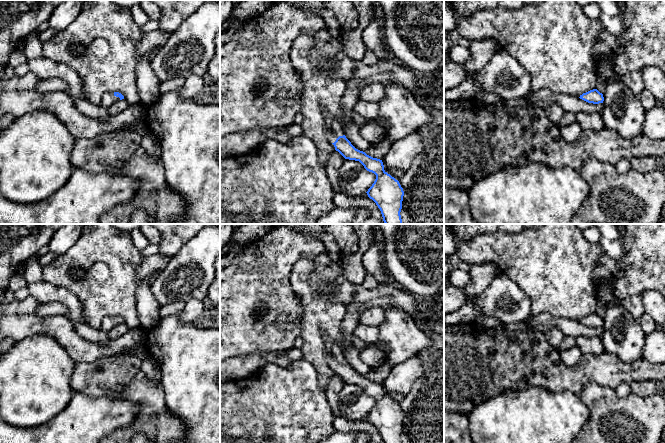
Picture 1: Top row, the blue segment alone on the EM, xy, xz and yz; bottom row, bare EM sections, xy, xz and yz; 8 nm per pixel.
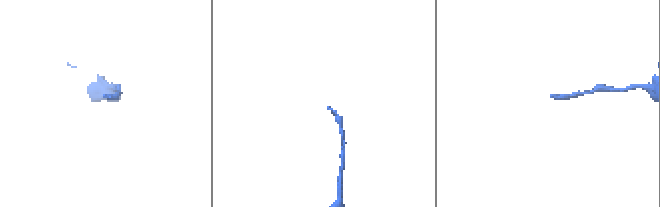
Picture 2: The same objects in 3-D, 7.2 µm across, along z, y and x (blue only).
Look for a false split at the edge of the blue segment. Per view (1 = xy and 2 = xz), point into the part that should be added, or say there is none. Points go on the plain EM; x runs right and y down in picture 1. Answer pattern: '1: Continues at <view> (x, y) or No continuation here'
1: Continues at xy (108, 323)
2: Continues at xz (334, 353)

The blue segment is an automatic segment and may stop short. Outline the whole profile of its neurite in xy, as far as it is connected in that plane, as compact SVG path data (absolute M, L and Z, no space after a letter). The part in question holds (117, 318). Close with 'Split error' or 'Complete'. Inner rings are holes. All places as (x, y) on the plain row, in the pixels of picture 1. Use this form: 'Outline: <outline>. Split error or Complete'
Outline: M107 316L103 318L101 324L101 330L103 331L110 331L113 327L124 323L124 320L119 316Z. Split error

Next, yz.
Outline: M597 313L590 314L586 317L583 317L579 321L580 323L593 328L603 327L604 321L603 318L600 317Z. Complete

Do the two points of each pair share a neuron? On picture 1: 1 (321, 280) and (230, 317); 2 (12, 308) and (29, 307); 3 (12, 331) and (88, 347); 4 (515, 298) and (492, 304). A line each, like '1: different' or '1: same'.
1: different
2: same
3: same
4: same

